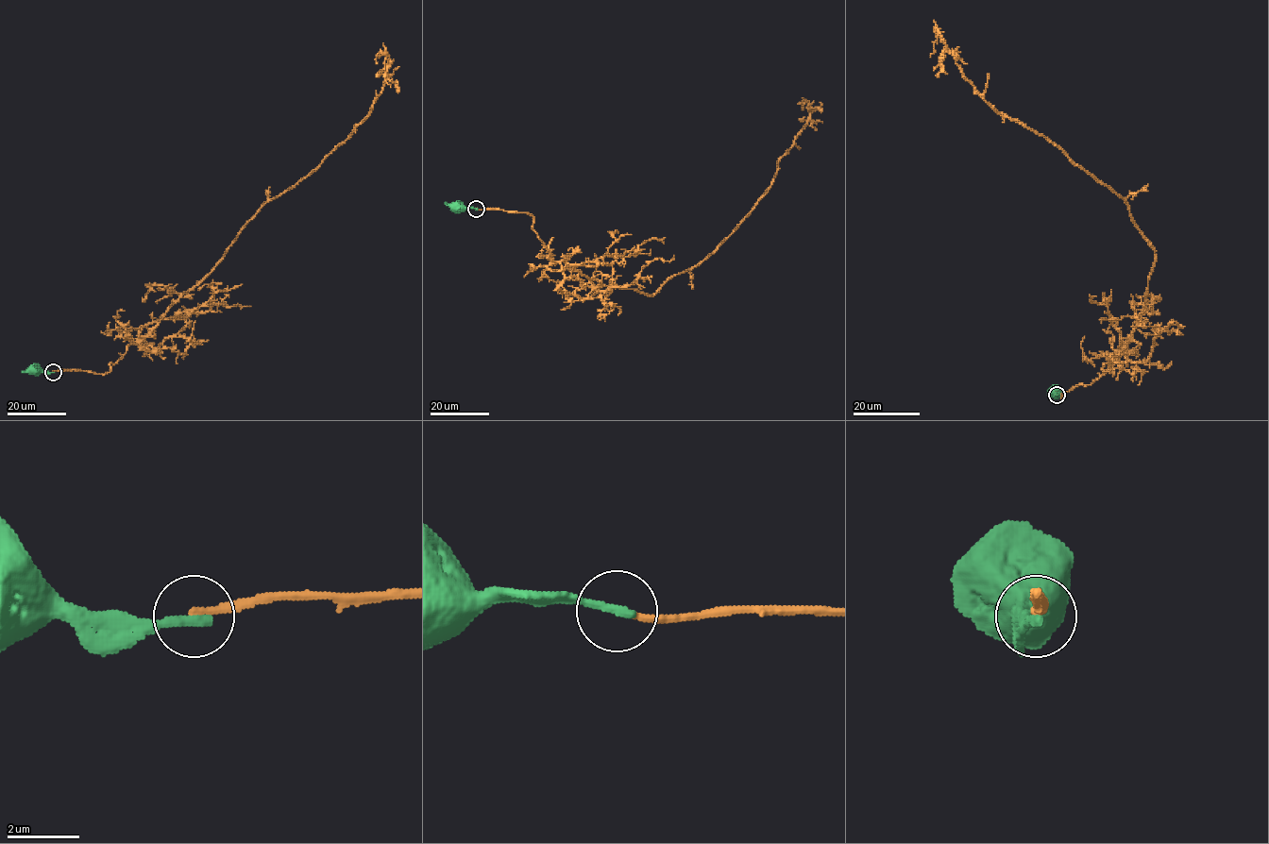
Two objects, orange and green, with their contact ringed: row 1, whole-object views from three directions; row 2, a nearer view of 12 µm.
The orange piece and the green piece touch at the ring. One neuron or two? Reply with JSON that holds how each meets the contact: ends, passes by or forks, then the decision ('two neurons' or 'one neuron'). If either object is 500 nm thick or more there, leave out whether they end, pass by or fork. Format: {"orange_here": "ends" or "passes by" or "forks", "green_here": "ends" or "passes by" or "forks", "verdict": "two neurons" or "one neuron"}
{"orange_here": "ends", "green_here": "ends", "verdict": "two neurons"}

